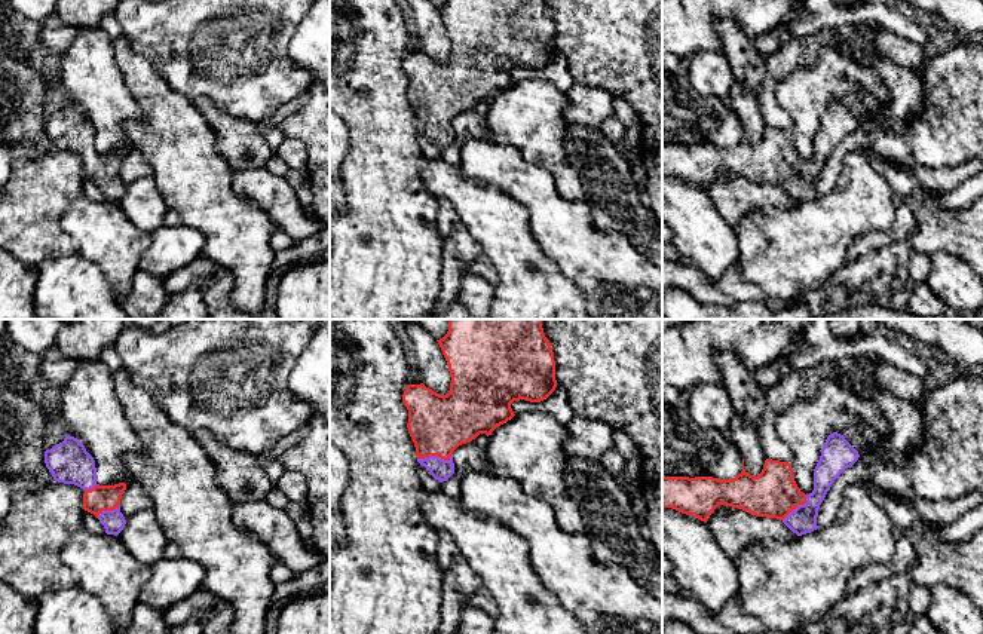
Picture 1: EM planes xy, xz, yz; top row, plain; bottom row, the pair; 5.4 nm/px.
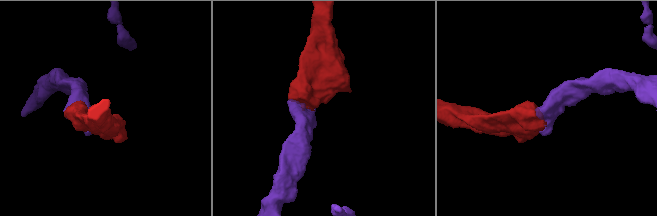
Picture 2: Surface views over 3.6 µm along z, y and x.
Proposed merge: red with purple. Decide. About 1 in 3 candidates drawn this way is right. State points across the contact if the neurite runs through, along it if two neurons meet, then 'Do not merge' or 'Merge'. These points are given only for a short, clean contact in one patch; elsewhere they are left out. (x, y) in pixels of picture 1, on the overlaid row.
Merge

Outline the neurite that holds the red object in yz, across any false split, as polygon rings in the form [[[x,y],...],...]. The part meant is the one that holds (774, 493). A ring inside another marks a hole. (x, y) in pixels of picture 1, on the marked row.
[[[830,434],[814,469],[814,490],[809,494],[797,487],[790,463],[772,459],[765,460],[757,477],[744,469],[744,459],[742,471],[732,480],[662,475],[662,508],[673,508],[707,523],[719,505],[726,505],[756,517],[781,520],[802,536],[818,529],[821,502],[833,481],[858,457],[858,451],[843,435]]]

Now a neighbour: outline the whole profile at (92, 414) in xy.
[[[101,361],[80,362],[61,393],[64,434],[77,438],[94,457],[97,484],[135,481],[123,457],[141,448],[114,395],[113,374]]]

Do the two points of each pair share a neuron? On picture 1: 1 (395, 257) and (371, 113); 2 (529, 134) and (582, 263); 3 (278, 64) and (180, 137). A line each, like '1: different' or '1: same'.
1: same
2: different
3: different

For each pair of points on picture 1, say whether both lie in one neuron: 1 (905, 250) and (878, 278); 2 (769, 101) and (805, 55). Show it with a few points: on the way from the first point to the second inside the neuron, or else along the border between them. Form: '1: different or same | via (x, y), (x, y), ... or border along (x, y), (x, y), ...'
1: same | via (897, 257), (884, 270)
2: same | via (768, 86), (769, 79), (790, 58)

